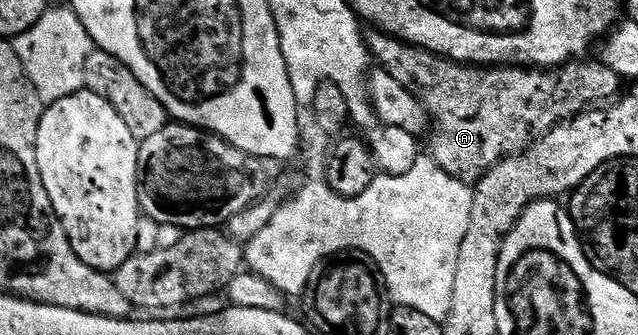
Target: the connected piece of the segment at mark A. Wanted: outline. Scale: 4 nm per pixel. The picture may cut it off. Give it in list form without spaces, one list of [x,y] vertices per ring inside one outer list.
[[[379,29],[369,30],[366,35],[366,42],[375,62],[377,59],[380,62],[377,64],[383,70],[388,71],[389,76],[394,77],[399,84],[404,85],[410,93],[416,95],[422,106],[428,111],[431,122],[434,124],[430,131],[430,136],[432,135],[431,159],[442,169],[446,169],[446,173],[450,173],[450,177],[469,185],[475,185],[490,168],[501,163],[503,159],[509,159],[512,155],[519,155],[520,152],[528,150],[537,139],[543,138],[544,135],[554,130],[558,124],[564,123],[567,119],[573,119],[575,115],[583,115],[585,111],[595,108],[597,105],[604,105],[615,100],[622,91],[622,87],[620,88],[622,86],[620,75],[614,73],[614,69],[607,67],[603,61],[596,60],[595,63],[592,57],[584,57],[579,61],[569,61],[564,66],[555,69],[541,69],[527,65],[473,65],[470,63],[455,63],[453,59],[445,59],[444,56],[436,55],[433,51],[424,51],[421,47],[413,47],[411,43],[405,43],[404,40],[396,38],[395,35],[385,35]]]

